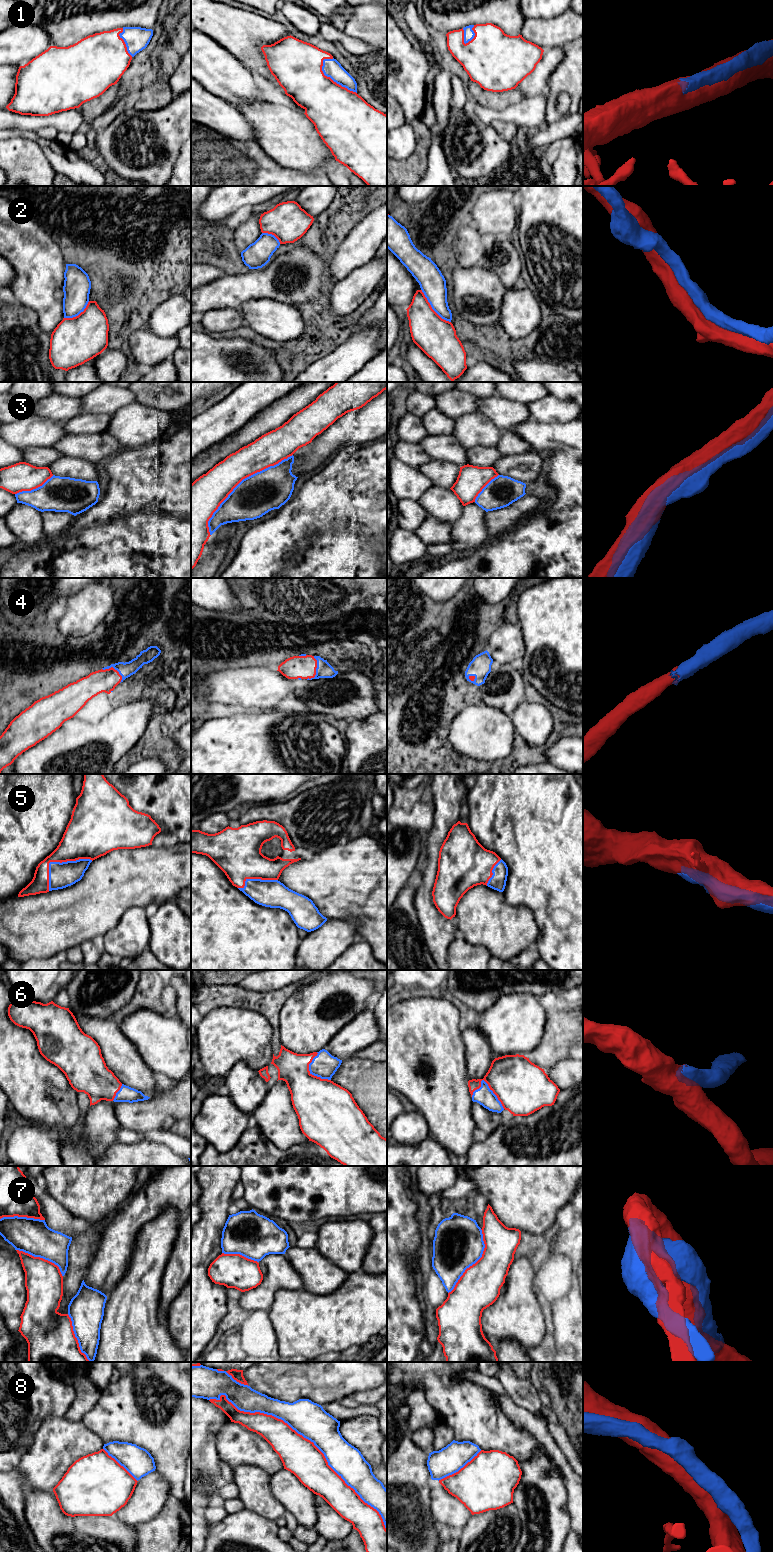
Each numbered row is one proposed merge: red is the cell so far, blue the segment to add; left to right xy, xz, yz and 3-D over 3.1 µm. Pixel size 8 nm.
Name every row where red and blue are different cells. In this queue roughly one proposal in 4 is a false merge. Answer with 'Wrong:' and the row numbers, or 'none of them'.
Wrong: 2, 3

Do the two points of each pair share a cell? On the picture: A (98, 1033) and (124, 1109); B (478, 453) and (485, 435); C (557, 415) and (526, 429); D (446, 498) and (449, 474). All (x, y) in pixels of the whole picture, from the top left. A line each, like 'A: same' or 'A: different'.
A: different
B: different
C: different
D: different

